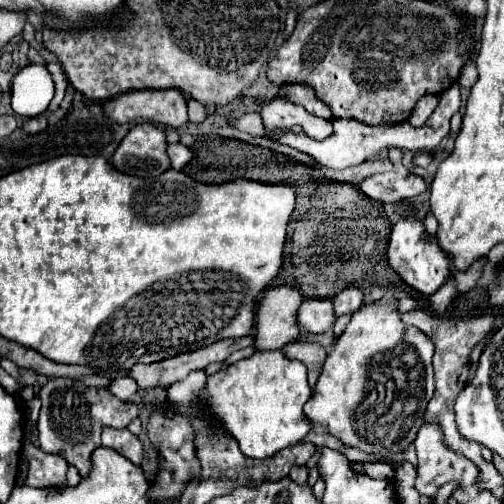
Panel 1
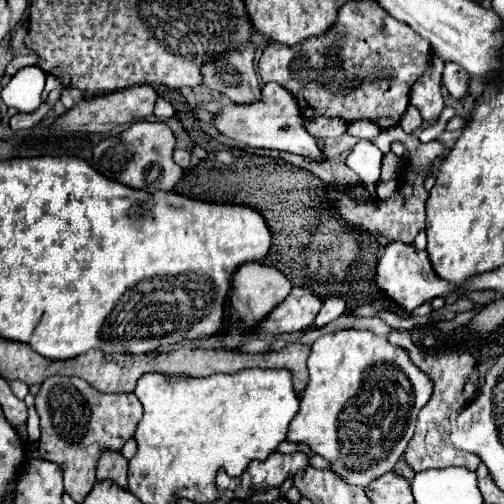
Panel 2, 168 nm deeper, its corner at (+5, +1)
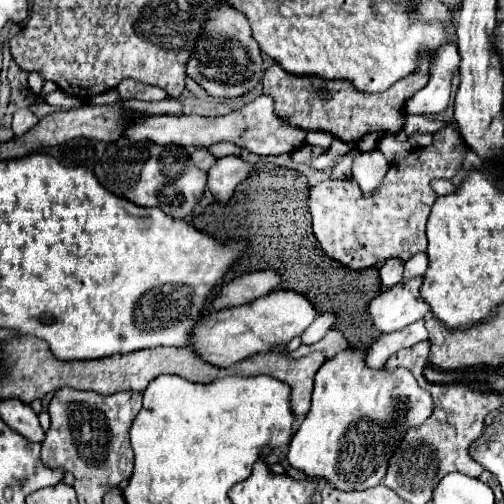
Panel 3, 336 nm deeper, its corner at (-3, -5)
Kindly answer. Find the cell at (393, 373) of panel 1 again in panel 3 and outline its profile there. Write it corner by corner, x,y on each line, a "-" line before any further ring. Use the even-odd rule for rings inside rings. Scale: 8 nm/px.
342,350
324,362
316,374
312,408
300,424
298,432
292,436
288,462
308,478
324,478
338,490
368,490
382,482
388,468
388,458
394,454
398,442
412,426
420,426
432,414
432,408
434,404
430,394
418,386
410,370
372,370
364,364
362,350

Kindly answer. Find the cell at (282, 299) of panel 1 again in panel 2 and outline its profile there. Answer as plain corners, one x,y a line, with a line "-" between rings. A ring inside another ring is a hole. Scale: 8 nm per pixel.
252,262
252,264
242,264
236,270
236,274
232,278
230,302
232,302
234,310
238,312
242,324
250,330
256,324
260,324
260,320
264,320
264,316
268,316
268,312
272,312
272,308
276,308
276,304
280,304
280,300
284,300
290,290
292,290
292,284
282,272
278,272
276,268

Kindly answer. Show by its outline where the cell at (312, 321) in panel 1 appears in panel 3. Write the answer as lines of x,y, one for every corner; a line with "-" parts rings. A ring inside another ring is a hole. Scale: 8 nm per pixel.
290,290
268,292
240,308
204,312
204,318
196,324
196,332
190,334
188,348
204,362
228,368
258,352
268,352
272,346
286,346
294,336
300,336
316,316
314,306
302,294

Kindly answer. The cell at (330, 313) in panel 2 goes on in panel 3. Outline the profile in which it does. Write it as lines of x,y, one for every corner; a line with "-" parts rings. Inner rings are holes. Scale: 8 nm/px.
330,312
320,314
320,316
312,322
312,326
308,326
308,330
304,330
304,334
300,336
302,344
306,344
306,346
316,344
320,338
324,338
324,334
332,328
334,322
336,322
336,316
334,316
334,314
330,314

